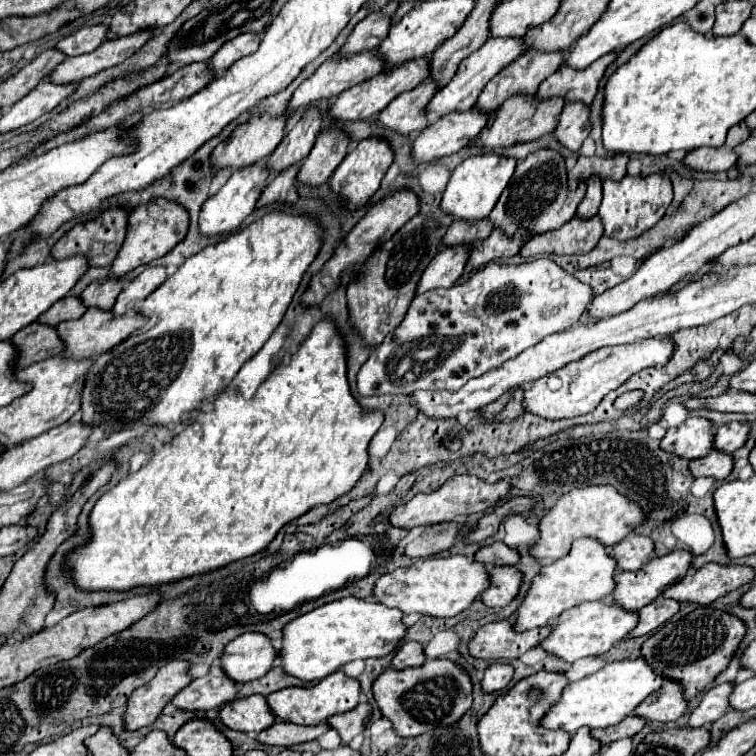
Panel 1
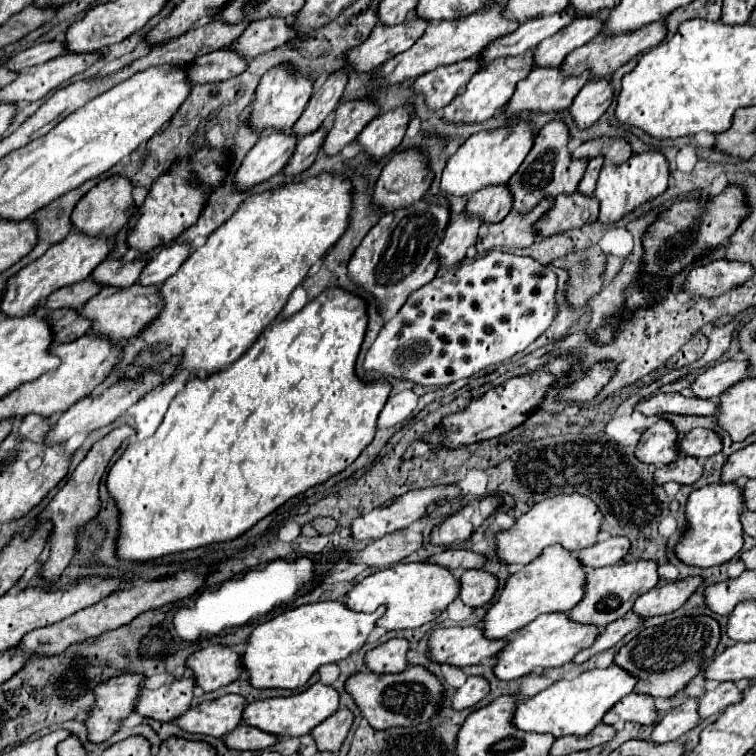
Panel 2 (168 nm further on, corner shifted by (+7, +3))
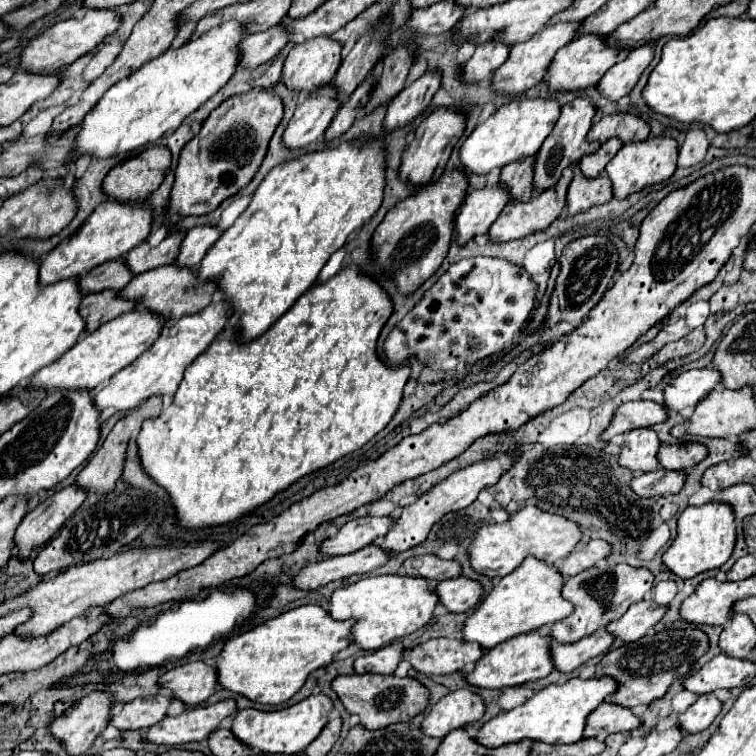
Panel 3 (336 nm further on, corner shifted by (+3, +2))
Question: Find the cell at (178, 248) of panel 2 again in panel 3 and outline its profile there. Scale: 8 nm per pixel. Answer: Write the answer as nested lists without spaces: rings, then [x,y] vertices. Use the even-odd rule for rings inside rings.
[[[194,227],[186,233],[182,245],[180,245],[180,253],[174,259],[176,267],[182,269],[194,269],[200,259],[206,255],[206,251],[218,241],[220,233],[214,227]]]

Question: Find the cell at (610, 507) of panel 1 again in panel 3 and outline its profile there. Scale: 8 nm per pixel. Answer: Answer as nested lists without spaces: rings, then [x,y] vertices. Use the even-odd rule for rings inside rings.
[[[528,505],[522,507],[518,513],[514,513],[506,523],[500,525],[492,523],[488,527],[484,525],[476,533],[468,553],[470,553],[470,563],[478,573],[488,575],[492,579],[500,579],[512,573],[512,569],[520,567],[528,555],[536,555],[538,559],[550,565],[560,565],[560,561],[564,561],[564,557],[572,553],[572,549],[580,543],[580,539],[582,539],[582,529],[574,521],[568,521],[562,515],[554,515]]]

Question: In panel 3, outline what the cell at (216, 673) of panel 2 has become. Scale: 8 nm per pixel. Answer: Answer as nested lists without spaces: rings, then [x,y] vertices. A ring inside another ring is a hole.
[[[192,661],[192,663],[184,663],[180,667],[170,669],[168,673],[164,673],[160,677],[160,685],[168,687],[172,691],[172,695],[180,701],[184,701],[186,705],[200,705],[204,703],[210,695],[216,693],[216,667],[208,665],[204,661]]]

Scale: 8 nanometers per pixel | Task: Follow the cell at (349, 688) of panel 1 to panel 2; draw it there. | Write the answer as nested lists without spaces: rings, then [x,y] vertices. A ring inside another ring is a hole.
[[[320,682],[312,684],[308,690],[288,696],[288,698],[270,698],[252,702],[242,712],[242,722],[246,722],[252,728],[258,728],[262,732],[274,734],[276,738],[300,738],[308,734],[312,728],[316,728],[320,722],[324,722],[328,716],[332,716],[338,710],[338,692],[332,686],[324,686]]]

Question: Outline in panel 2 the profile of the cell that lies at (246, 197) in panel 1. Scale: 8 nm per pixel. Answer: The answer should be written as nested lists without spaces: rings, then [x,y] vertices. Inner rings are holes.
[[[276,130],[276,132],[262,136],[256,142],[256,146],[248,152],[242,166],[238,168],[236,178],[234,178],[236,186],[246,190],[278,174],[286,166],[290,156],[294,154],[296,142],[298,142],[298,136],[294,136],[292,130],[290,132]]]

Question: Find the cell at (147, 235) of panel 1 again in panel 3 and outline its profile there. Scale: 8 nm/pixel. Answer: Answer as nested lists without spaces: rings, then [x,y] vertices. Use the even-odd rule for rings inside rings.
[[[268,89],[250,91],[226,99],[216,107],[210,117],[202,123],[200,133],[182,149],[176,167],[176,179],[170,191],[166,229],[170,229],[170,217],[180,215],[206,215],[214,211],[224,199],[236,195],[242,187],[250,183],[258,171],[268,141],[282,119],[282,101]]]

